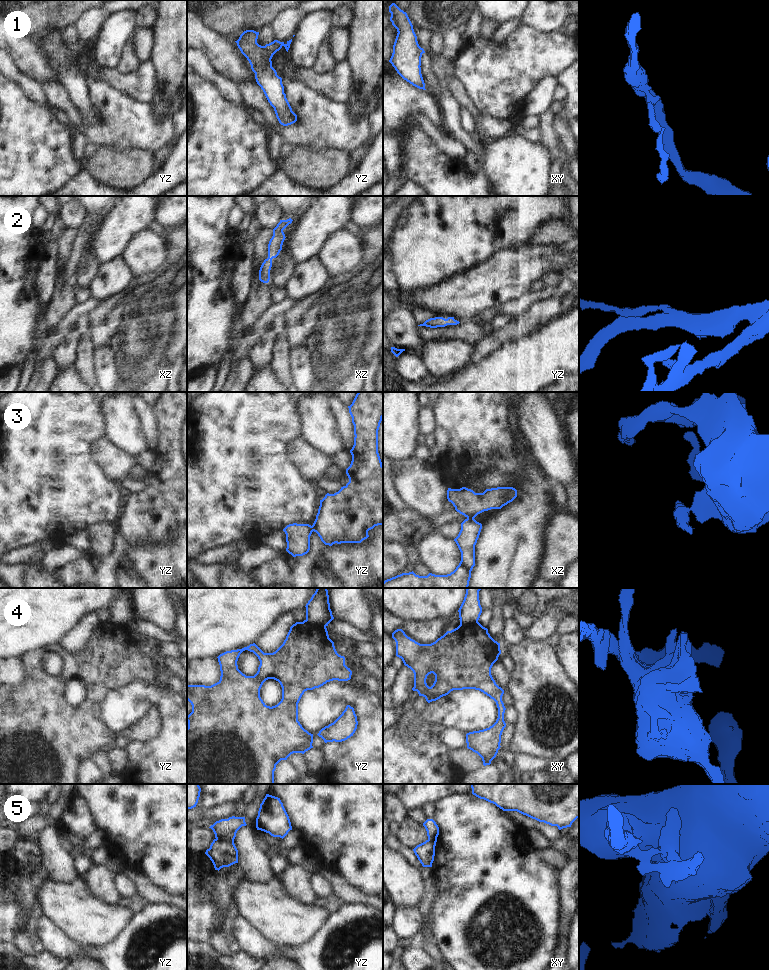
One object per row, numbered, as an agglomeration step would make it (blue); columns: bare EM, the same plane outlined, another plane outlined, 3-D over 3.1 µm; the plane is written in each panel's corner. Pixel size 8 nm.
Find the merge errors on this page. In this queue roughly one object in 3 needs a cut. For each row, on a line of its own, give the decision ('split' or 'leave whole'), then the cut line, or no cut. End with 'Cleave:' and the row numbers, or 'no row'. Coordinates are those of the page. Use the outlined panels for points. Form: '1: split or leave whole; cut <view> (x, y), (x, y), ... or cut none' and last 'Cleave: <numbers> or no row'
1: split; cut yz (264, 46), (261, 52), (260, 65)
2: leave whole; cut none
3: split; cut xz (467, 517), (473, 519)
4: split; cut yz (306, 619), (312, 623), (325, 626)
5: split; cut yz (216, 838), (233, 842)
Cleave: 1, 3, 4, 5

